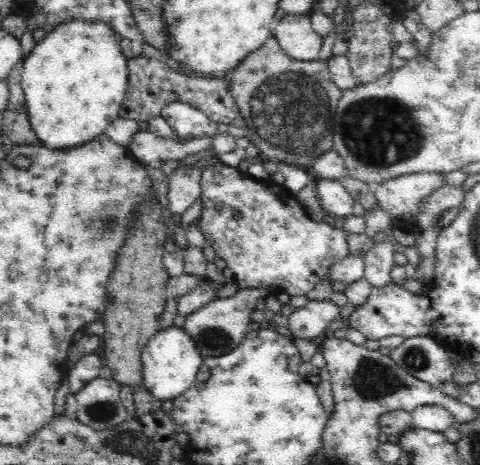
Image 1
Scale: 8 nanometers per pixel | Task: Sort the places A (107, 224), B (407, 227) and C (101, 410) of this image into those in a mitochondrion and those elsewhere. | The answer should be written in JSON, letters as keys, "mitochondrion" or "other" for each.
{"A":"mitochondrion","B":"other","C":"mitochondrion"}

